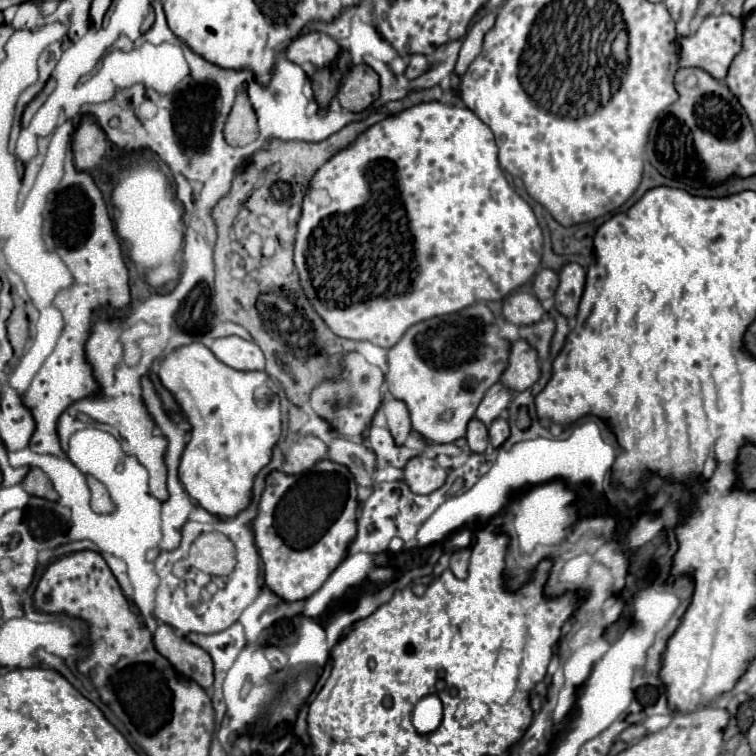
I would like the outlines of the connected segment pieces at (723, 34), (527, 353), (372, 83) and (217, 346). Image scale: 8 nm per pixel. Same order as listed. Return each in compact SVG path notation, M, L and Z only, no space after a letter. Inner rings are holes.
M731 14L707 16L695 34L689 34L679 40L679 66L703 68L713 78L725 80L729 64L741 50L741 34L743 34L743 24L739 18Z
M525 340L513 342L509 352L509 366L501 374L503 386L515 392L521 392L533 386L537 380L539 380L537 352Z
M367 64L351 66L337 92L337 100L341 102L341 106L351 112L361 112L377 96L379 96L379 76Z
M239 336L217 338L211 344L211 352L235 370L265 370L265 358L253 340Z

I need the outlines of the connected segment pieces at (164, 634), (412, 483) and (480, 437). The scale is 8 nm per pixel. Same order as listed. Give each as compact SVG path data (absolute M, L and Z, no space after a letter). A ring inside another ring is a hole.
M161 624L155 630L153 640L159 654L163 654L183 676L197 682L201 688L209 688L213 684L213 662L203 648L177 636L167 624Z
M411 458L403 468L405 482L415 494L431 494L441 488L447 478L447 470L443 470L433 458Z
M473 418L469 424L467 424L467 444L471 448L471 452L485 452L487 448L487 426L483 422L479 422L477 418Z

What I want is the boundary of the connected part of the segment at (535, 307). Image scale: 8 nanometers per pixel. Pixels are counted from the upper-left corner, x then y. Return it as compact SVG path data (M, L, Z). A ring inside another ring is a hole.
M513 292L509 298L503 300L503 316L511 324L527 326L539 322L545 316L545 310L533 294Z

